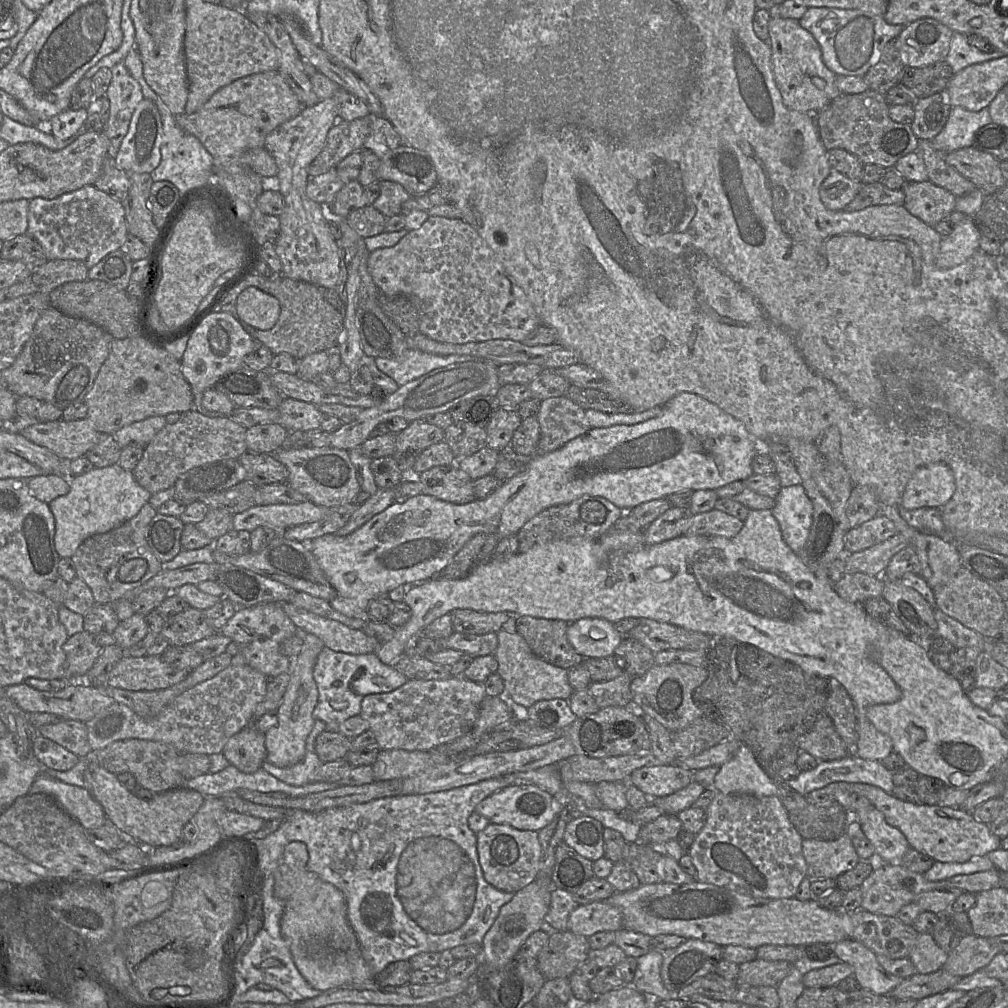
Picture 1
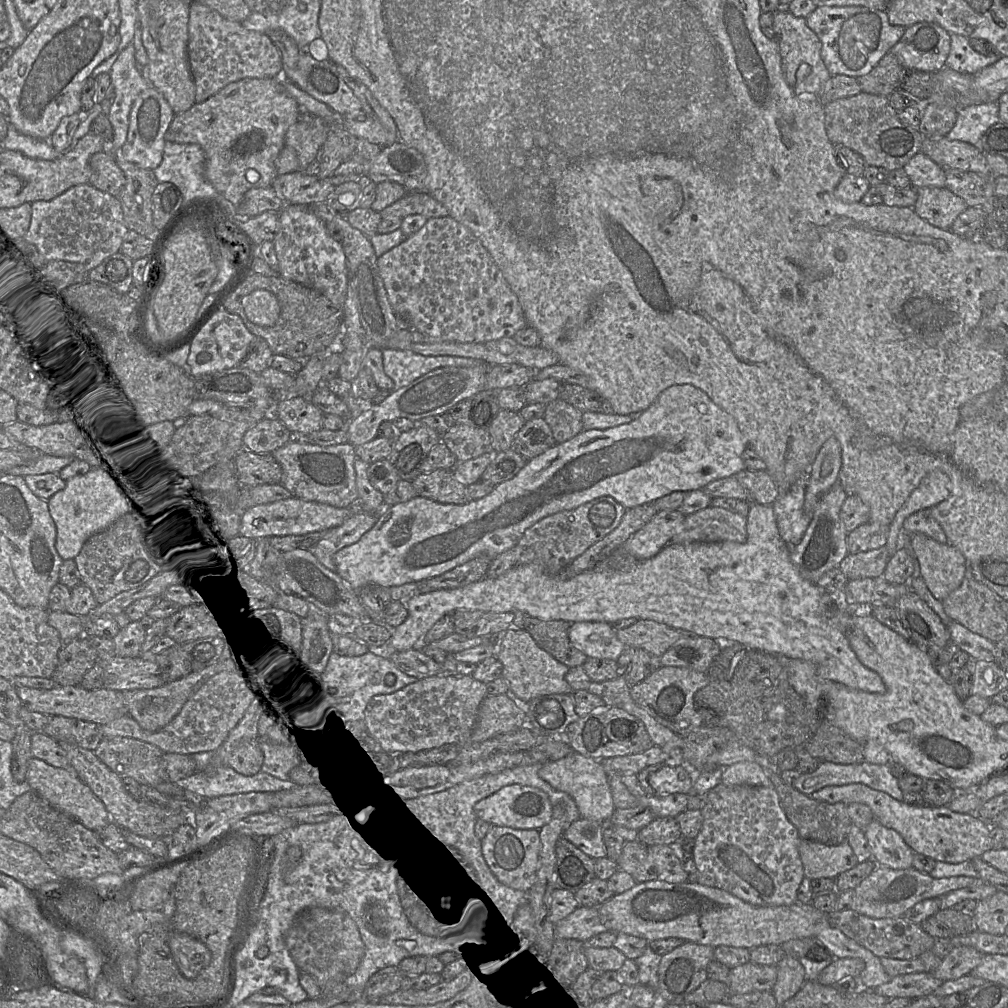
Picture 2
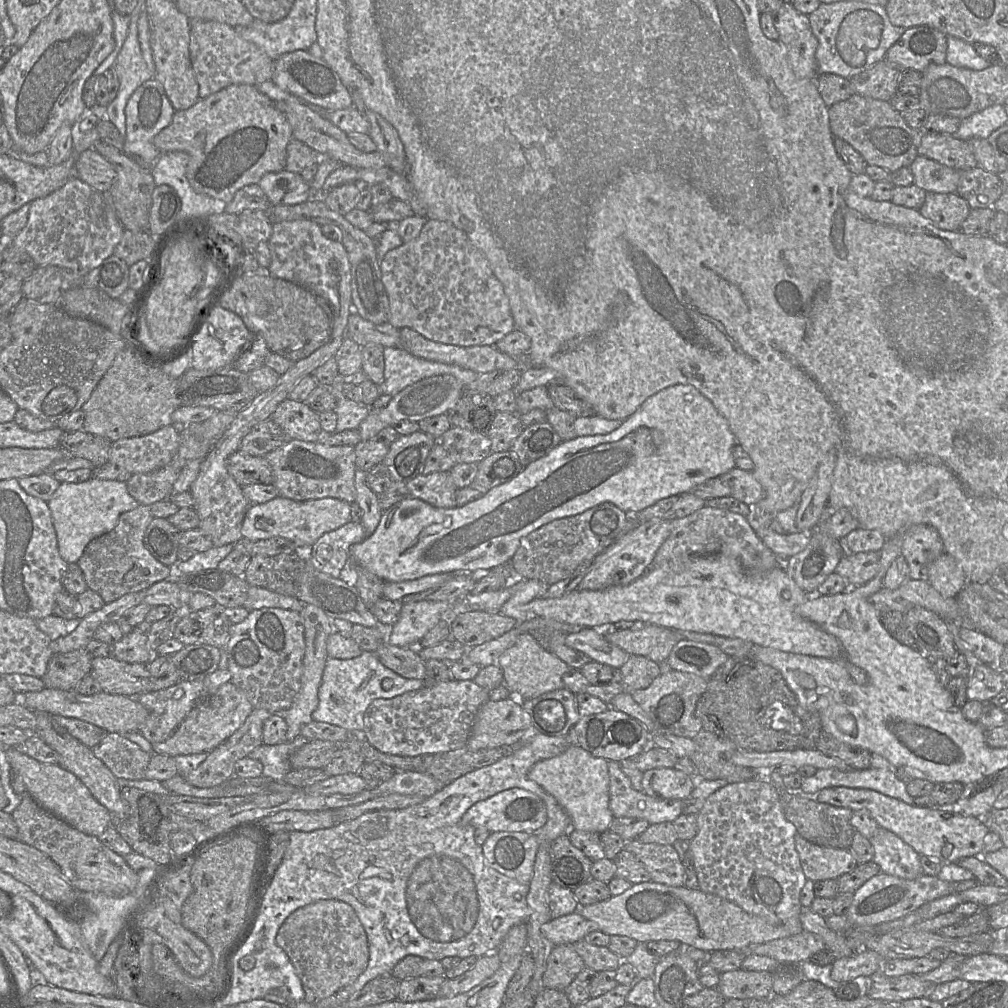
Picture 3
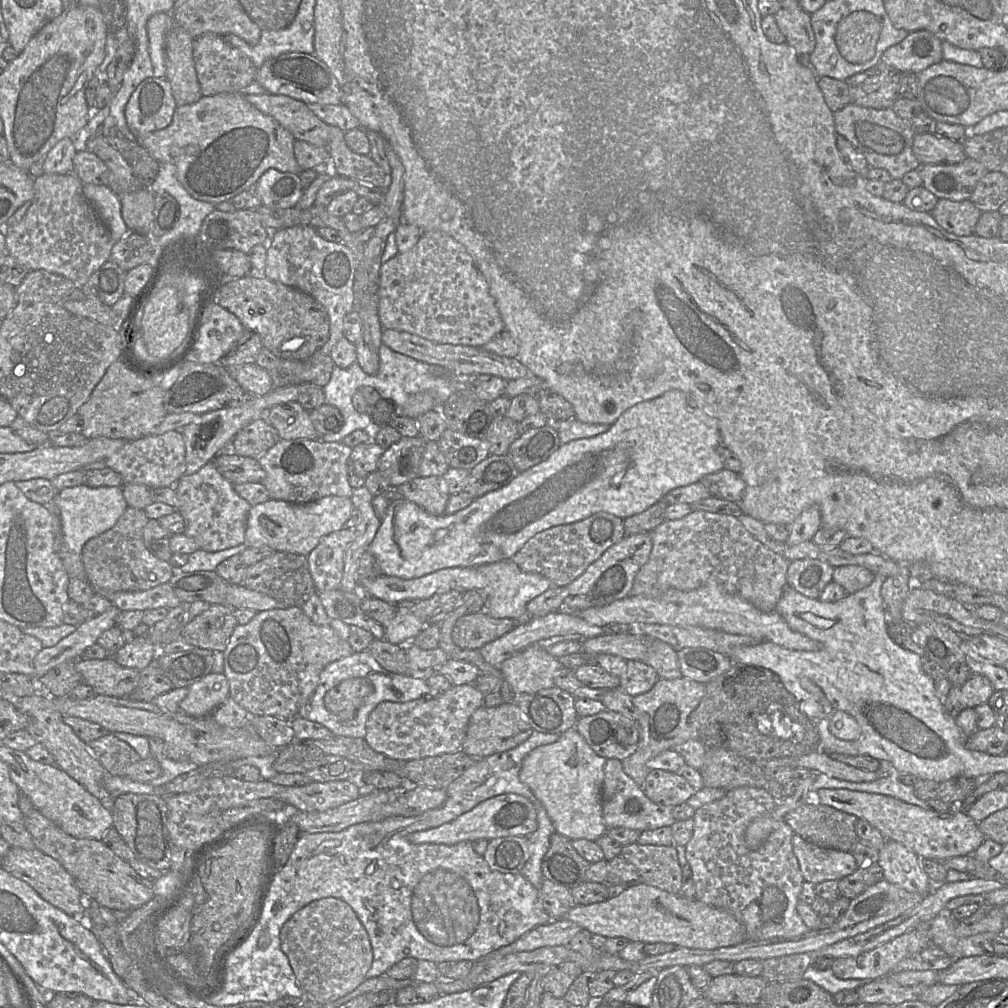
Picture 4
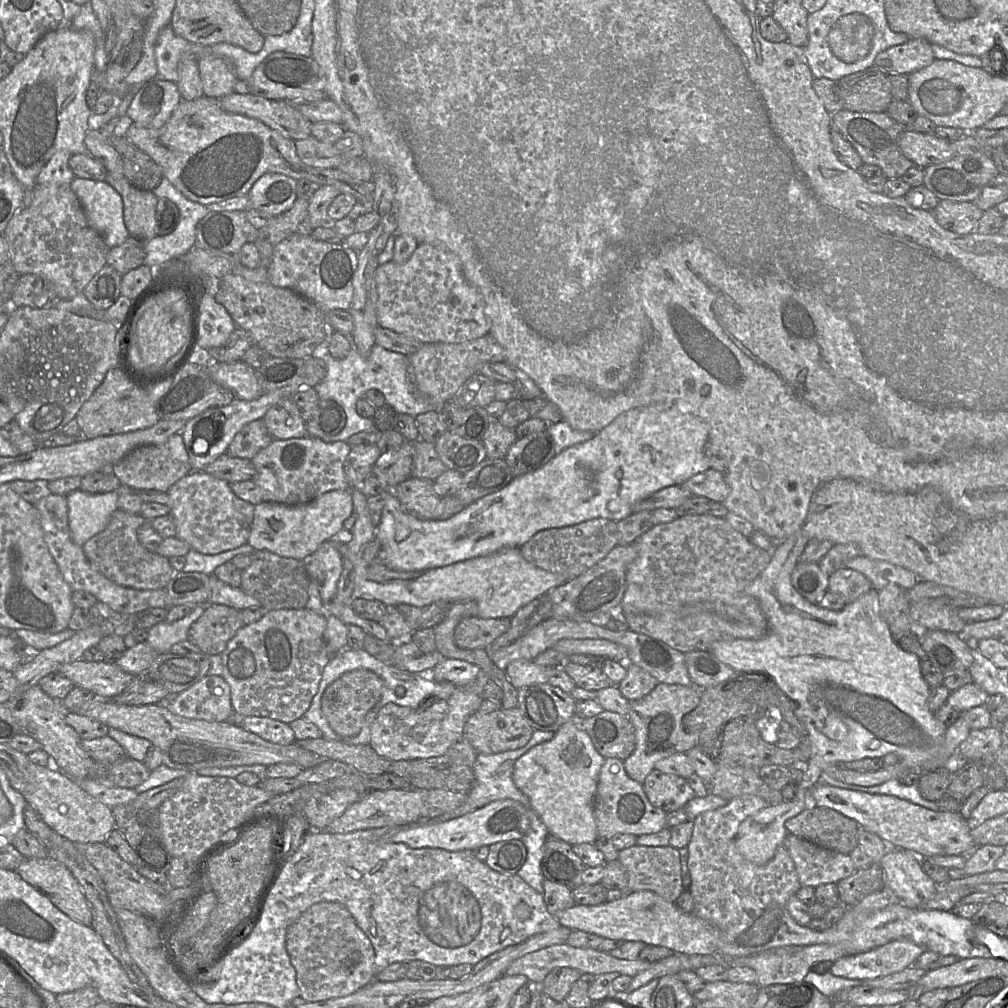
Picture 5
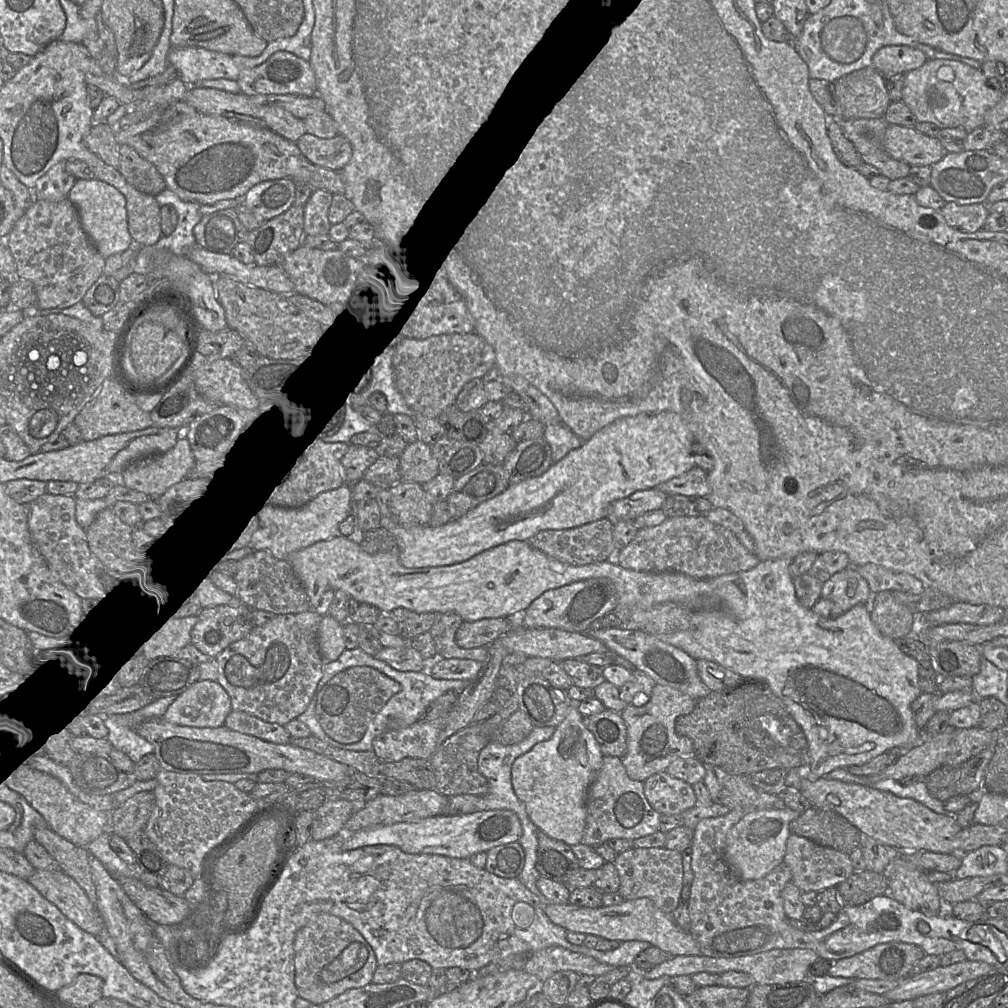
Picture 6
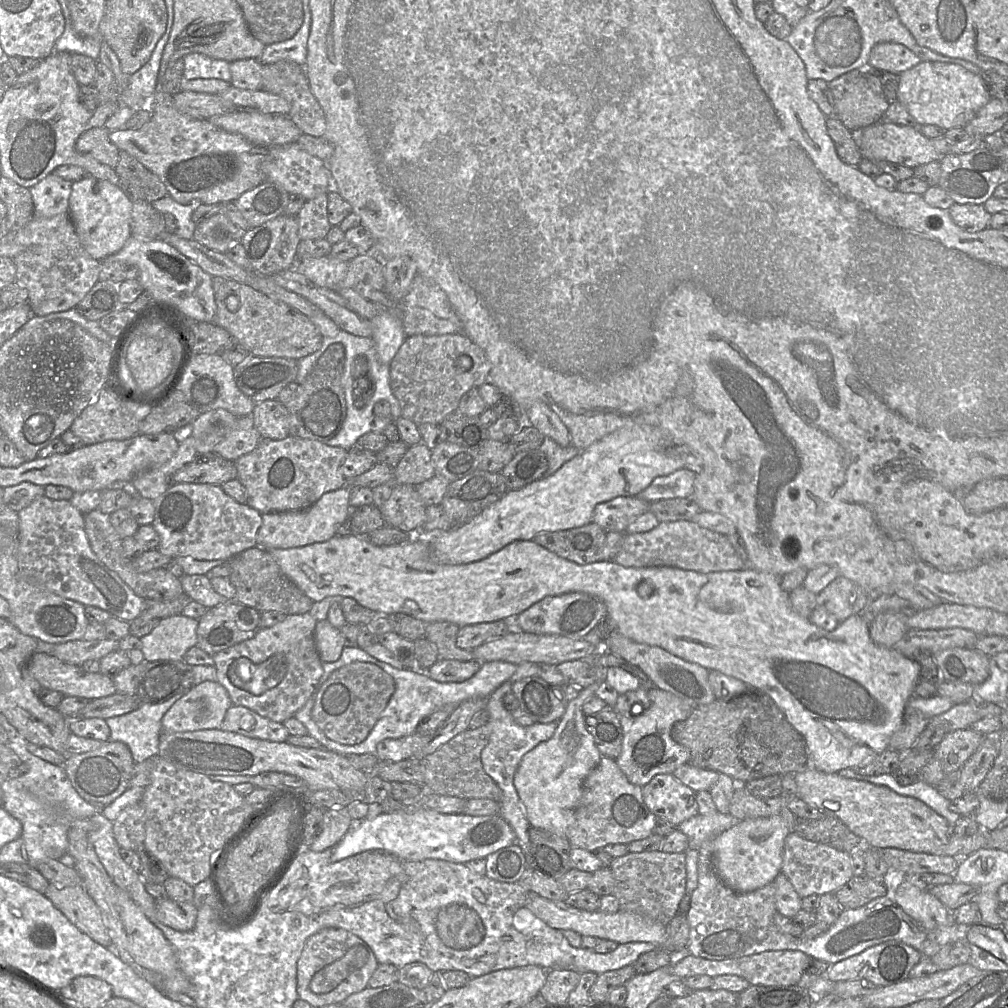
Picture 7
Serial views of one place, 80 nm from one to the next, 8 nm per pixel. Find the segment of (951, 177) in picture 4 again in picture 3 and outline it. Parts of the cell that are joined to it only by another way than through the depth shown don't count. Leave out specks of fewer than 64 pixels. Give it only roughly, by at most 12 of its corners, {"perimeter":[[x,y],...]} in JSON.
{"perimeter":[[921,155],[909,168],[926,192],[956,193],[960,170]]}

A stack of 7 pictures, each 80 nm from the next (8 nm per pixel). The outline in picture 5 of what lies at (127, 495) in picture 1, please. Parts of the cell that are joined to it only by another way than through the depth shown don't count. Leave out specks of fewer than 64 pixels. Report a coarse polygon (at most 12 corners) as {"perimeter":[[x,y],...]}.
{"perimeter":[[119,493],[66,495],[73,541],[83,546],[109,524]]}

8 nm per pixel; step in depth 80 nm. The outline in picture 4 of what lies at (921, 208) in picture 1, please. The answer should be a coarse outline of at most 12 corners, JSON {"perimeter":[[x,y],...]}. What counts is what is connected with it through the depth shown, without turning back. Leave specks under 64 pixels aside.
{"perimeter":[[938,199],[930,213],[946,231],[973,233],[982,212],[968,199]]}

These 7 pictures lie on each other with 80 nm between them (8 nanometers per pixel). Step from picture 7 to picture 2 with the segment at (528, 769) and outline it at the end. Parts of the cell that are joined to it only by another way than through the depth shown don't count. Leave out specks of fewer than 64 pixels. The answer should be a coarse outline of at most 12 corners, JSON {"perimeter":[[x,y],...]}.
{"perimeter":[[572,751],[538,775],[571,796],[581,818],[610,821],[616,808],[599,760]]}

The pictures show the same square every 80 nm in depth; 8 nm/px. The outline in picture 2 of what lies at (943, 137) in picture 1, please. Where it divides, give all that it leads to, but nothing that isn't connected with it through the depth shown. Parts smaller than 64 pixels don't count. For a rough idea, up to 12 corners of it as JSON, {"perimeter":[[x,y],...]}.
{"perimeter":[[997,102],[958,110],[946,138],[977,146],[999,121]]}

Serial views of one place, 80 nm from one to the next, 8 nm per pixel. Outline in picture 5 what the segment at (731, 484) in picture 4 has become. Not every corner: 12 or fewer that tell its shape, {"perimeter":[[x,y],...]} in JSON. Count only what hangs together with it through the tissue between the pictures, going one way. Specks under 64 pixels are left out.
{"perimeter":[[712,468],[680,486],[692,495],[724,501],[724,473]]}

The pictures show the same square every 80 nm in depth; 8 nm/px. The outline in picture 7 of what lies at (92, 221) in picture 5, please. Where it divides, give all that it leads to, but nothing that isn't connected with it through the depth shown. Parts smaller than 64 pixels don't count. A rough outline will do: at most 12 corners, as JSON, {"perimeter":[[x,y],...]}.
{"perimeter":[[88,176],[68,213],[86,252],[102,261],[131,237],[133,202]]}

